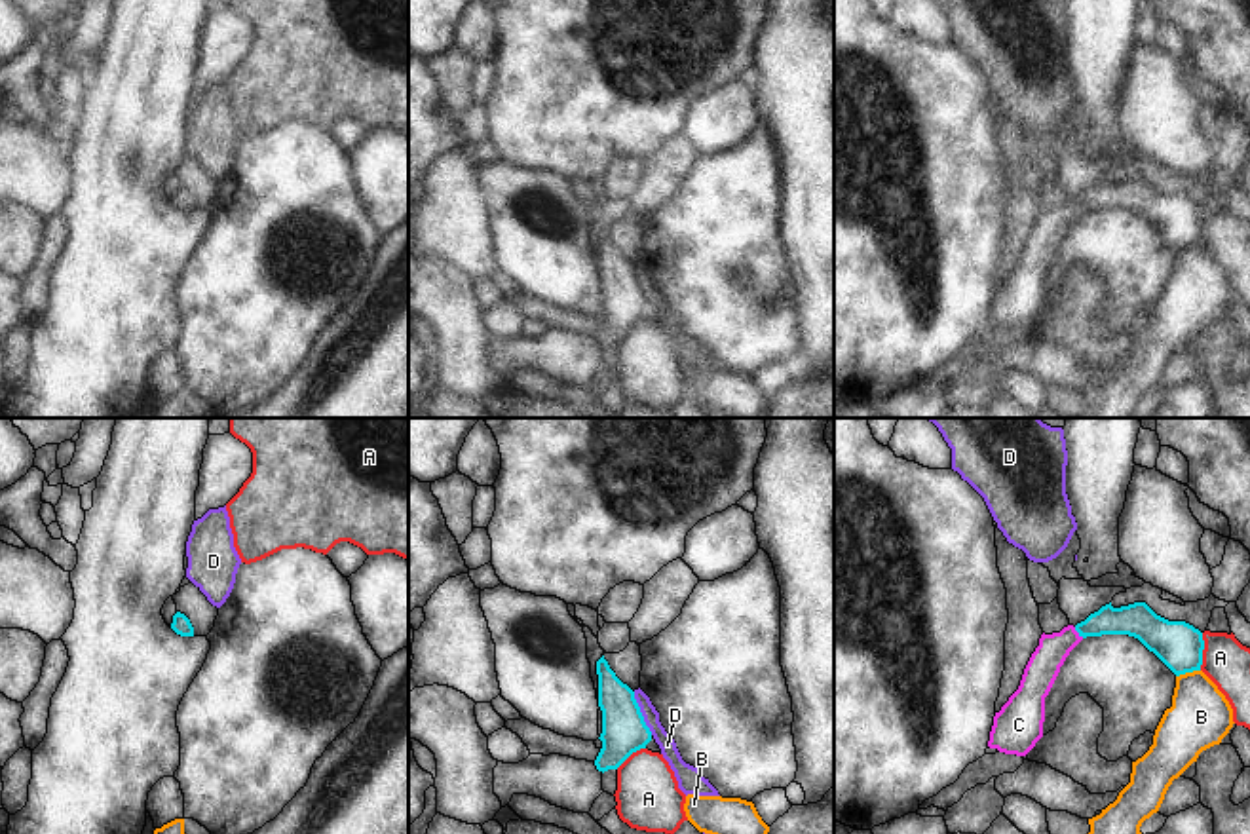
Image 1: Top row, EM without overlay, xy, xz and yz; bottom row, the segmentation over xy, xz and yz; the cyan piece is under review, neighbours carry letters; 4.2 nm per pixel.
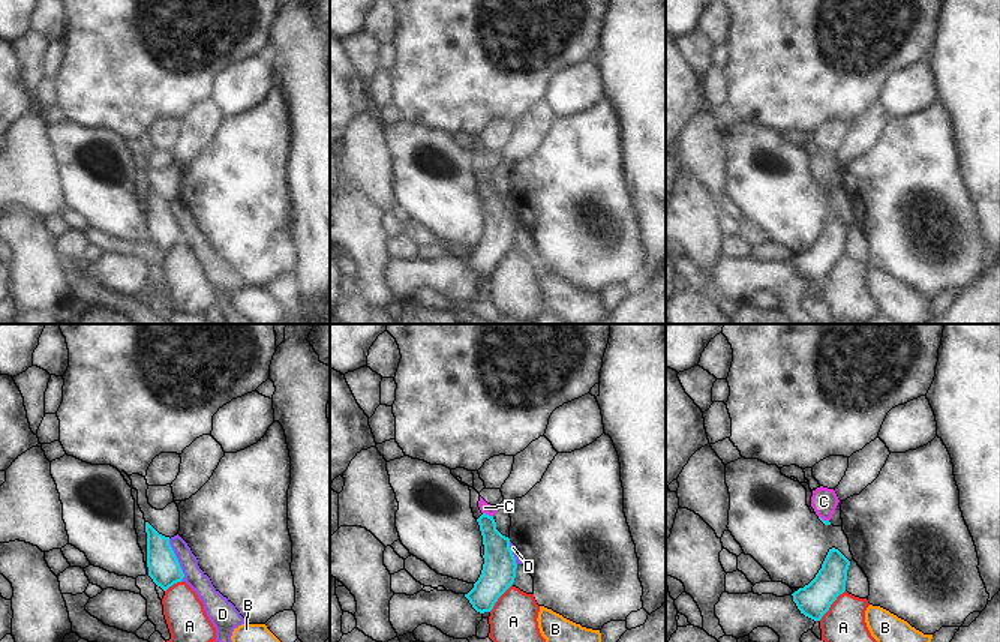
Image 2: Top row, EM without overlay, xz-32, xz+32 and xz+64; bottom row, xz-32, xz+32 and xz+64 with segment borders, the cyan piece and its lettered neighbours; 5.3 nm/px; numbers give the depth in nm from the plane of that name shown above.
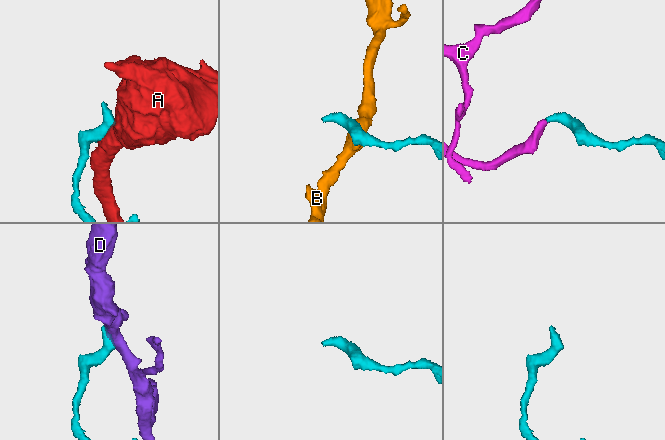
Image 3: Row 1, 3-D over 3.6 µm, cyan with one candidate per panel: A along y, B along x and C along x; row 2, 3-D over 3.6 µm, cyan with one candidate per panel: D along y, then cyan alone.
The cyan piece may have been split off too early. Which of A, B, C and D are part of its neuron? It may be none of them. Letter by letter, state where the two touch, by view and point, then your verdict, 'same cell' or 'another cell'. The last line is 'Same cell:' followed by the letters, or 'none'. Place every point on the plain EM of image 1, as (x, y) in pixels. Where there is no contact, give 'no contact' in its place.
A: yz (1201, 227) | another cell
B: yz (1188, 246) | another cell
C: yz (1079, 208) | same cell
D: xz (641, 287) | another cell
Same cell: C

